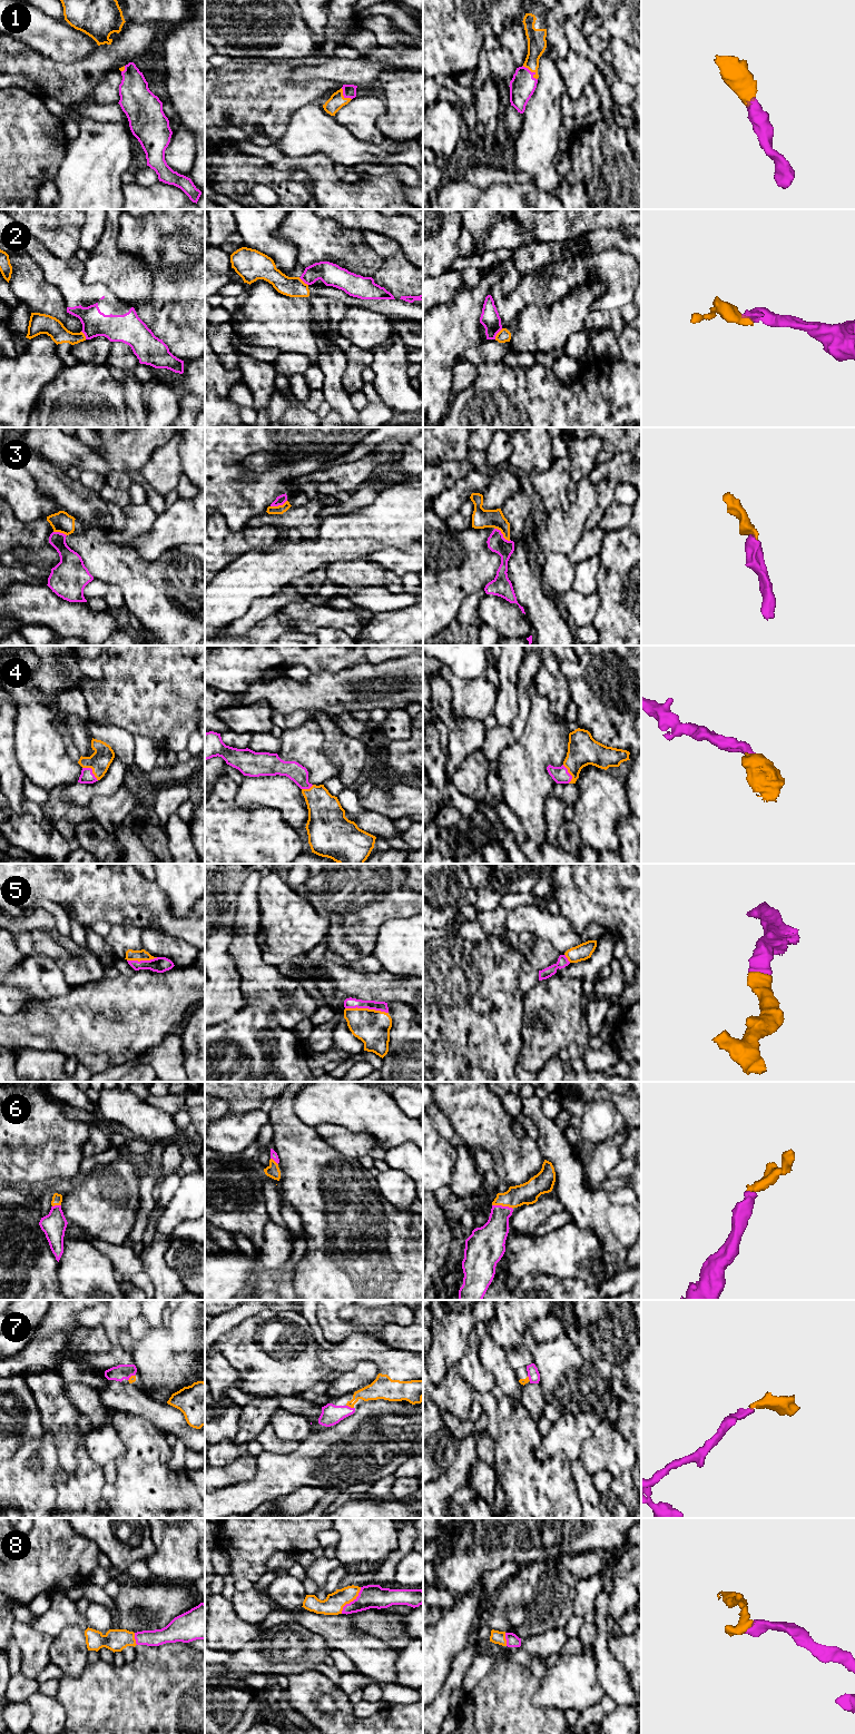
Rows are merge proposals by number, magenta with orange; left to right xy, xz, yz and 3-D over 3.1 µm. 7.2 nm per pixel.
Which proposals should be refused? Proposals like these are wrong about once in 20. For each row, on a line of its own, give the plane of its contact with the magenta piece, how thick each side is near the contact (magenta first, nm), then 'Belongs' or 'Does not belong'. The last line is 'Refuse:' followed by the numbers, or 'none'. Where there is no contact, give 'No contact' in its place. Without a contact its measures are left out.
1: Touches magenta in yz. Thickness 190 nm (magenta) against 140 nm. Belongs
2: Touches magenta in yz. Thickness 140 nm (magenta) against 90 nm. Does not belong
3: Touches magenta in yz. Thickness 130 nm (magenta) against 140 nm. Belongs
4: Touches magenta in xy. Thickness 100 nm (magenta) against 160 nm. Belongs
5: Touches magenta in xz. Thickness 80 nm (magenta) against 240 nm. Belongs
6: Touches magenta in yz. Thickness 220 nm (magenta) against 160 nm. Belongs
7: Touches magenta in xz. Thickness 150 nm (magenta) against 140 nm. Belongs
8: Touches magenta in xz. Thickness 180 nm (magenta) against 140 nm. Belongs
Refuse: 2

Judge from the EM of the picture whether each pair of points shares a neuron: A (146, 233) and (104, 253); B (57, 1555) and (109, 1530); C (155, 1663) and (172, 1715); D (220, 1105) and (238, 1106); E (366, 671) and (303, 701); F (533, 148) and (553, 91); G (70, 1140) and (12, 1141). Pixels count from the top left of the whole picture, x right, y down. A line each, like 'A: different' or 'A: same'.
A: different
B: different
C: same
D: different
E: same
F: same
G: same

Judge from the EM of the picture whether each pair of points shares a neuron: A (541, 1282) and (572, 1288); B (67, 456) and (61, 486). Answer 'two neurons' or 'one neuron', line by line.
A: one neuron
B: two neurons

